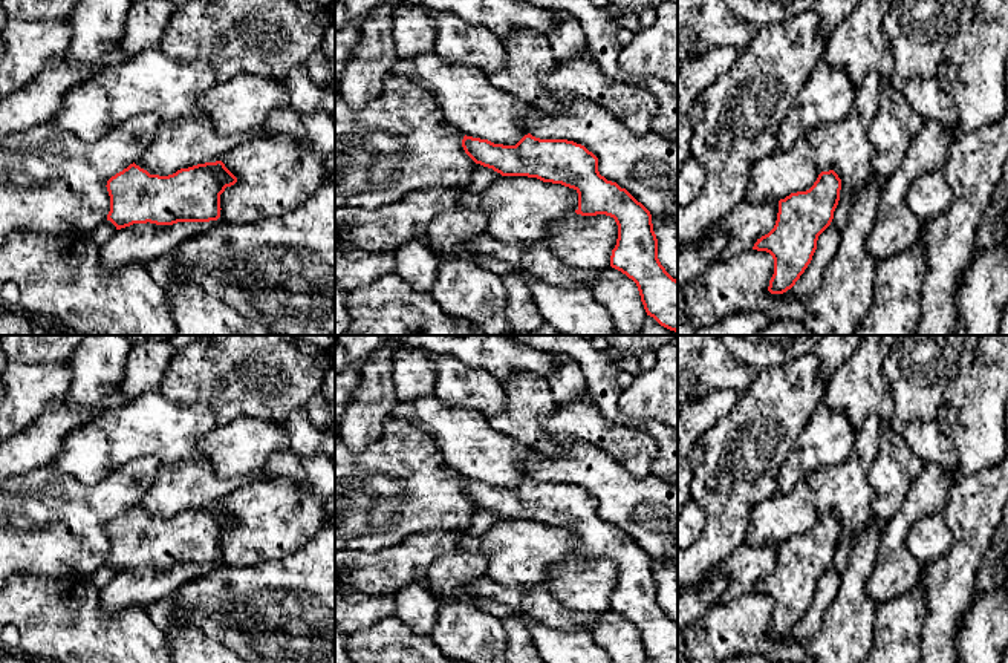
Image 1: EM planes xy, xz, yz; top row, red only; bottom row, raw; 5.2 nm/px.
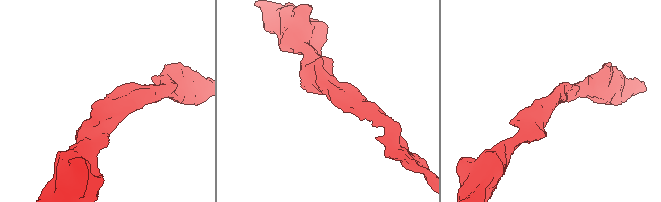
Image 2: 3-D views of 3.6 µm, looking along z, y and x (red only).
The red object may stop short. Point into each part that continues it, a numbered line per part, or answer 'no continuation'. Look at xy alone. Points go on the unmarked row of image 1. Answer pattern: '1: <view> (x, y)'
no continuation

